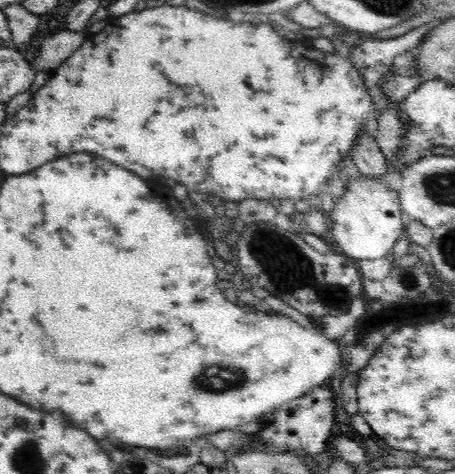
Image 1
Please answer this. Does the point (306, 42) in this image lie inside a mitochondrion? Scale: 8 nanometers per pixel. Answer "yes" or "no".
no

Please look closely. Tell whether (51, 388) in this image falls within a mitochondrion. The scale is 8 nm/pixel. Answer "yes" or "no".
no

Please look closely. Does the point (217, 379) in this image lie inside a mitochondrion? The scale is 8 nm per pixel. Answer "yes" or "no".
yes

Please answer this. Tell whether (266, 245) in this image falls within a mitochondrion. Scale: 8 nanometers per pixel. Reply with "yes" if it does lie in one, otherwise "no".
yes

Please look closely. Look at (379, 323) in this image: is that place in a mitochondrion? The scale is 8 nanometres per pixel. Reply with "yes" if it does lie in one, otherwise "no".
yes

